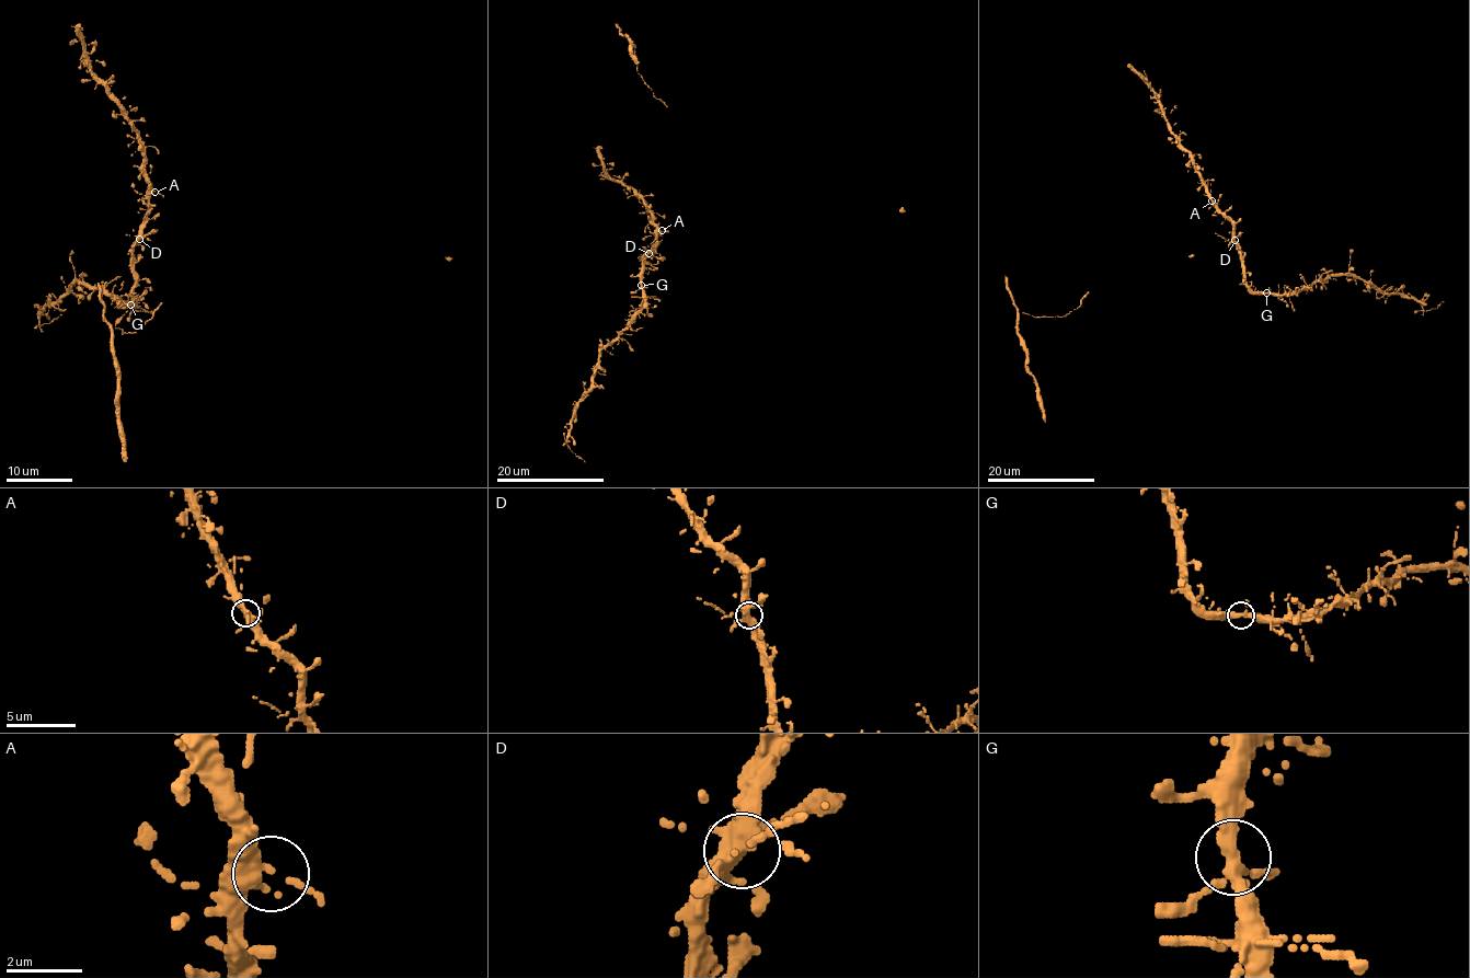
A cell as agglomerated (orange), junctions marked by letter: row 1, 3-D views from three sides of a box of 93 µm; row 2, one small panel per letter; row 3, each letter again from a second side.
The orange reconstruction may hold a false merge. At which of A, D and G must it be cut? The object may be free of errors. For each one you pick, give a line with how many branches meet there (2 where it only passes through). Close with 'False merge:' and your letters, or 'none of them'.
False merge: none of them

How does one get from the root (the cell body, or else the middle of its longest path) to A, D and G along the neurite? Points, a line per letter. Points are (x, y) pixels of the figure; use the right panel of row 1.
A: (1215, 233), (1232, 240), (1232, 222), (1212, 200)
D: (1215, 233), (1229, 241), (1235, 240)
G: (1215, 233), (1237, 245), (1244, 283), (1254, 291), (1266, 292)

